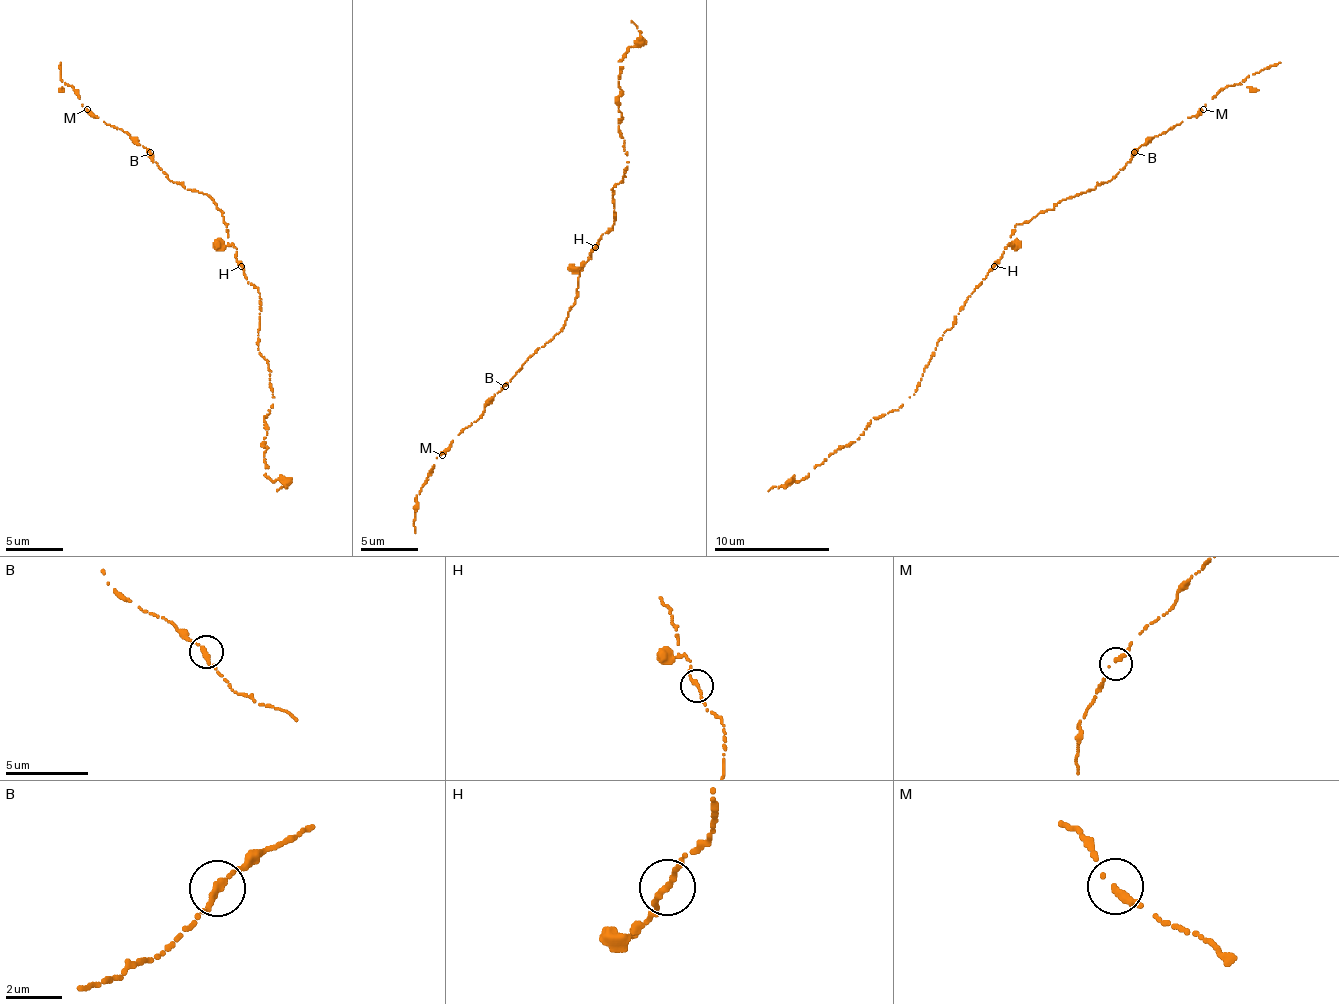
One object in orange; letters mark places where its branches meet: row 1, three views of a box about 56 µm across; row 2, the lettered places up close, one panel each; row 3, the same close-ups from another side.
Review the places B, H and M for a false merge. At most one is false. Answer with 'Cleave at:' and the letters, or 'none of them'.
Cleave at: none of them

